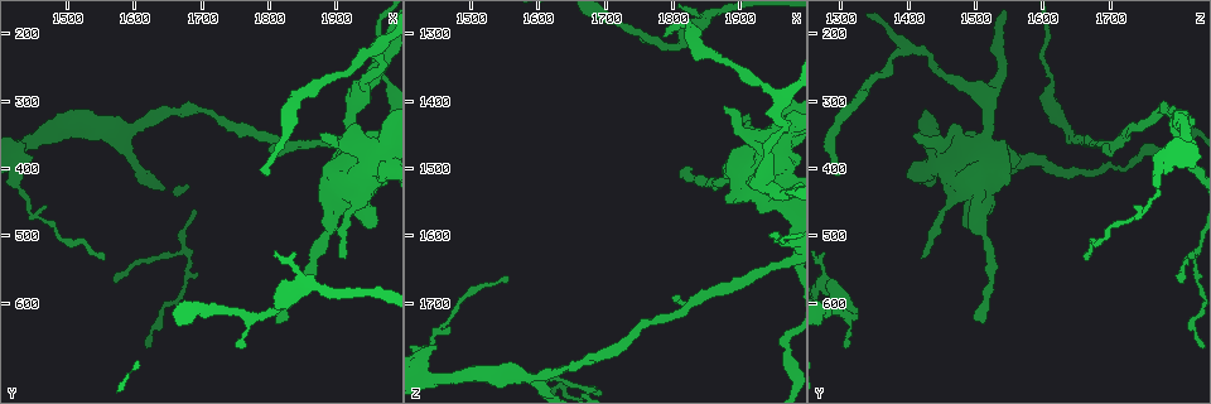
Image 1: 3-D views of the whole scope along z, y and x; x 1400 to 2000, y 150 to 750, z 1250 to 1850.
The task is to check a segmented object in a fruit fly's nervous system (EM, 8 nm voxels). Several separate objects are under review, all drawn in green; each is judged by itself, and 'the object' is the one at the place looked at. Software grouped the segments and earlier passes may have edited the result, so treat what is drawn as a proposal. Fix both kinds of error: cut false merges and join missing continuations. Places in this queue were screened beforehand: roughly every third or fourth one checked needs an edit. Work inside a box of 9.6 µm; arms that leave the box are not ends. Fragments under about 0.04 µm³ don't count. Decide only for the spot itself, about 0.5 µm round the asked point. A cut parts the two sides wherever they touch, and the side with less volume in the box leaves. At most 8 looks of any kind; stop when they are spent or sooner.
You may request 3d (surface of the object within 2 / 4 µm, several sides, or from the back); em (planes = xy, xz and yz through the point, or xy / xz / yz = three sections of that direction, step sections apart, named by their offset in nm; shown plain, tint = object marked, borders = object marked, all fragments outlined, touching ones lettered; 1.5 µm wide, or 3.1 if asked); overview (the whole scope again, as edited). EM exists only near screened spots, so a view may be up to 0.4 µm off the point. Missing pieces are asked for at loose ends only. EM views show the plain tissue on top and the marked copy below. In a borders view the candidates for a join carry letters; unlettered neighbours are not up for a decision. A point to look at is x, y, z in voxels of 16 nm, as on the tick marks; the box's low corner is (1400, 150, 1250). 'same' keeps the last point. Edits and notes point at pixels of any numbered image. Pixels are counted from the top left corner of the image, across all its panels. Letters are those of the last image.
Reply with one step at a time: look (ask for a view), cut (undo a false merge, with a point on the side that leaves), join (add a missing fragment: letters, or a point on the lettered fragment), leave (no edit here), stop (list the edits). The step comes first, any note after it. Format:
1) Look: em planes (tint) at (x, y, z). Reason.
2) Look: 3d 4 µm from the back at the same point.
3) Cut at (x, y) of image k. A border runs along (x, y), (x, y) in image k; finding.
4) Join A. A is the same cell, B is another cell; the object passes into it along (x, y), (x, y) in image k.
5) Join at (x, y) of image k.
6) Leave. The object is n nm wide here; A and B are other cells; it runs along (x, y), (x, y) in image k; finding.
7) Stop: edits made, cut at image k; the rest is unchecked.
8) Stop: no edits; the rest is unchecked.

Look: em xz step 8 (tint) at (1750, 660, 1305). Free end.

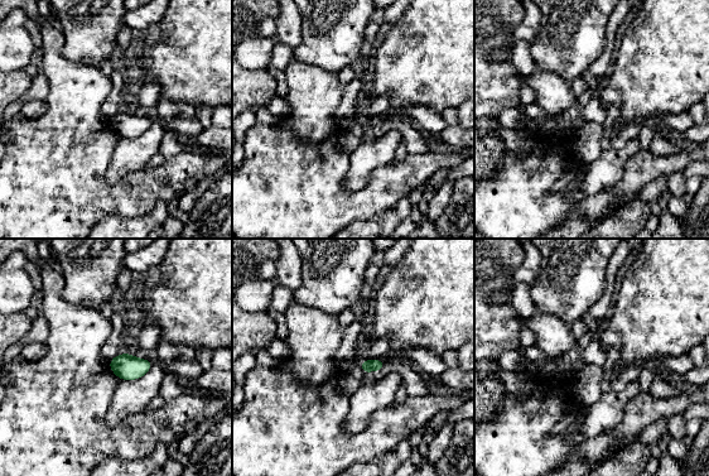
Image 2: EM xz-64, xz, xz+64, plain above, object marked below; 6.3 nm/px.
Look: em planes (borders) at the same point. Another direction.

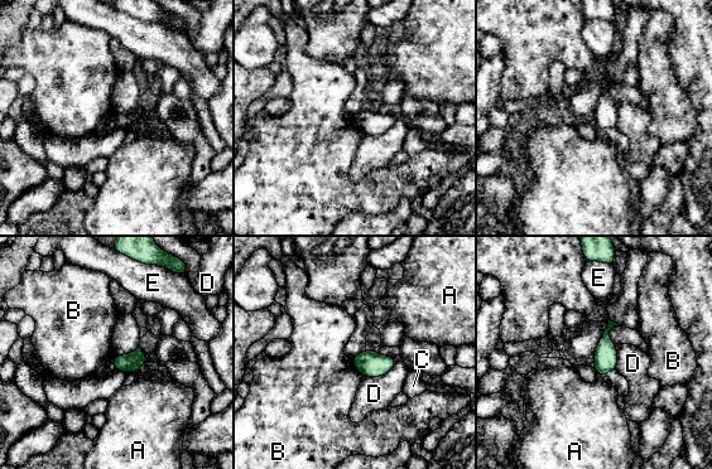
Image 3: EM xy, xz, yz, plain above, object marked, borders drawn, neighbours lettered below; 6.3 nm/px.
Leave. A, B, C, D and E are other cells; no lettered fragment goes on from it.

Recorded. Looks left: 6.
Look: 3d 4 µm at (1810, 630, 1510). Long arm stops here.

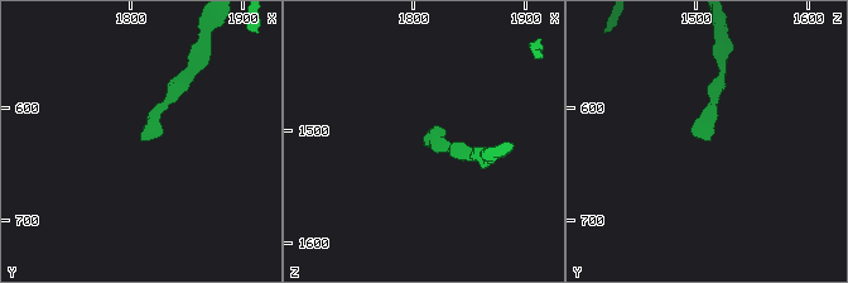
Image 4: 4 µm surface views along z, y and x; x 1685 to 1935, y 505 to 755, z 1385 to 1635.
Look: em xz step 8 (tint) at (1808, 628, 1512). Shape alone is not enough.

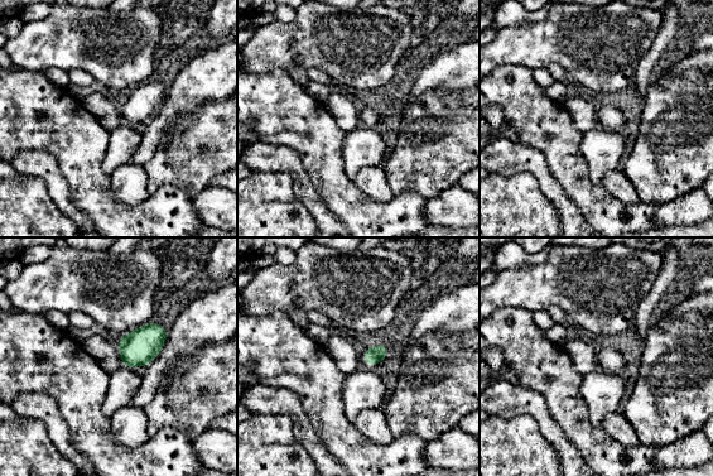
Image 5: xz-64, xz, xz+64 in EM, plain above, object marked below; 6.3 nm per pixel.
Look: em xz step 8 (borders) at the same point. What lies round it.

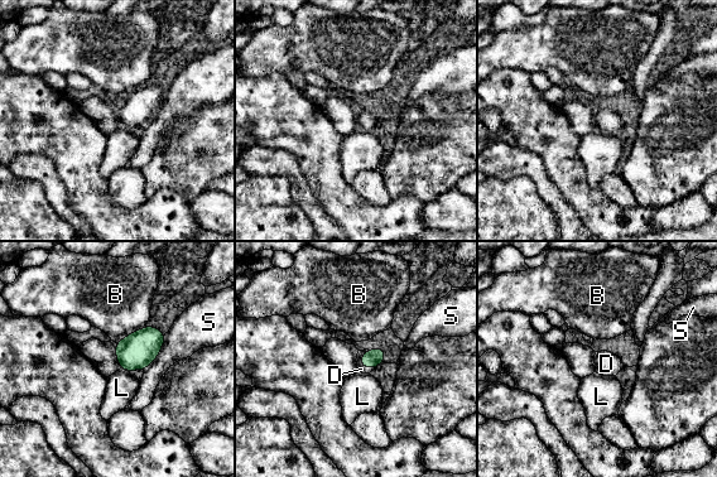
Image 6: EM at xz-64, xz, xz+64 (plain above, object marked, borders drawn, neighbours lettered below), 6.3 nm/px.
Join D. The longest contact is with S, 280 nm; D is the same cell, B, L and S are other cells; the object passes into it along (371, 359), (361, 362), (361, 369) in image 6; the cell continues.

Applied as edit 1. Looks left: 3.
Look: overview. Redraw.

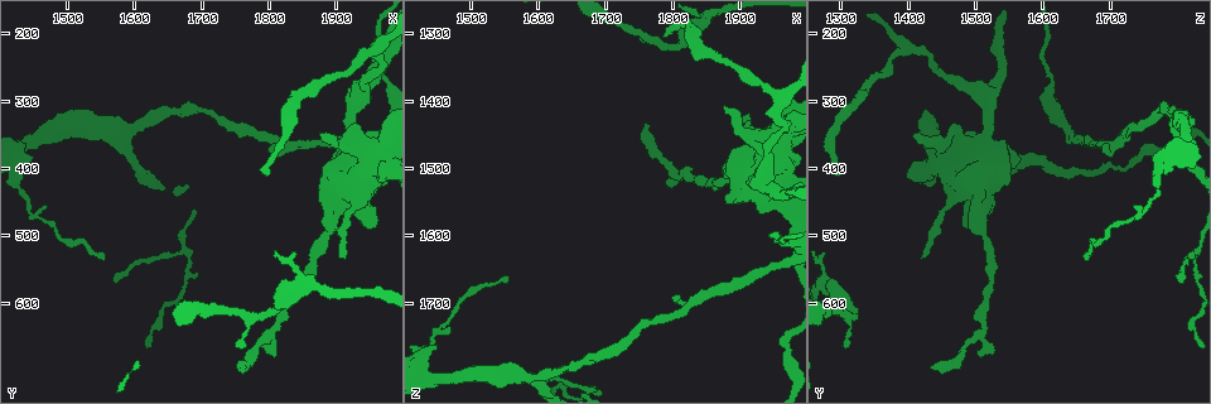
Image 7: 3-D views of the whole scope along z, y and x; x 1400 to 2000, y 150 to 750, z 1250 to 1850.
Look: em planes (borders) at (1905, 365, 1440). Touches itself.

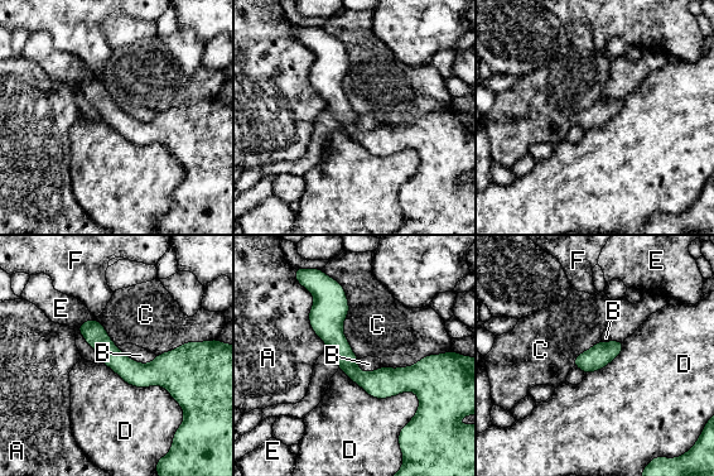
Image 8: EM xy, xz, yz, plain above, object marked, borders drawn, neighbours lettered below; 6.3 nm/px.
Leave. A, B, C, D, E and F are other cells; a border runs along (321, 269), (358, 359) in image 8; one cell here.

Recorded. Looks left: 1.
Stop: edits made, join at image 6; the rest is unchecked.

